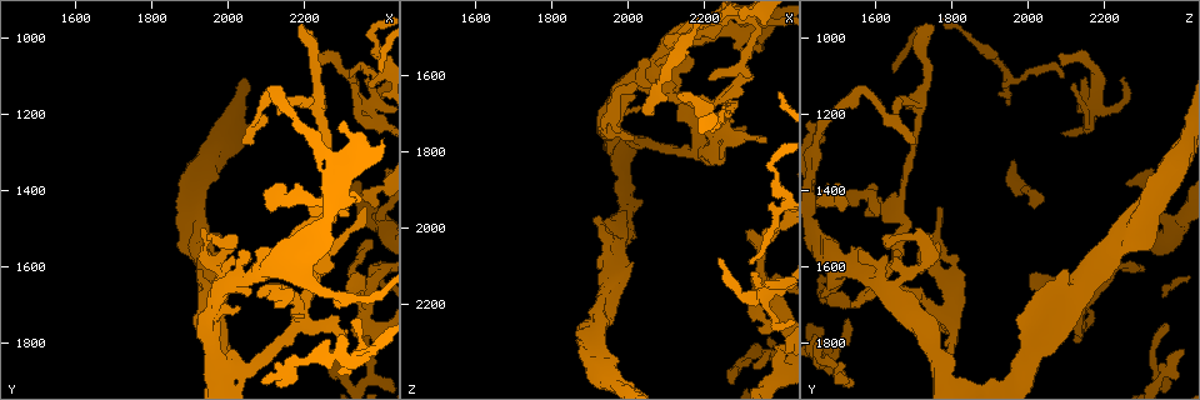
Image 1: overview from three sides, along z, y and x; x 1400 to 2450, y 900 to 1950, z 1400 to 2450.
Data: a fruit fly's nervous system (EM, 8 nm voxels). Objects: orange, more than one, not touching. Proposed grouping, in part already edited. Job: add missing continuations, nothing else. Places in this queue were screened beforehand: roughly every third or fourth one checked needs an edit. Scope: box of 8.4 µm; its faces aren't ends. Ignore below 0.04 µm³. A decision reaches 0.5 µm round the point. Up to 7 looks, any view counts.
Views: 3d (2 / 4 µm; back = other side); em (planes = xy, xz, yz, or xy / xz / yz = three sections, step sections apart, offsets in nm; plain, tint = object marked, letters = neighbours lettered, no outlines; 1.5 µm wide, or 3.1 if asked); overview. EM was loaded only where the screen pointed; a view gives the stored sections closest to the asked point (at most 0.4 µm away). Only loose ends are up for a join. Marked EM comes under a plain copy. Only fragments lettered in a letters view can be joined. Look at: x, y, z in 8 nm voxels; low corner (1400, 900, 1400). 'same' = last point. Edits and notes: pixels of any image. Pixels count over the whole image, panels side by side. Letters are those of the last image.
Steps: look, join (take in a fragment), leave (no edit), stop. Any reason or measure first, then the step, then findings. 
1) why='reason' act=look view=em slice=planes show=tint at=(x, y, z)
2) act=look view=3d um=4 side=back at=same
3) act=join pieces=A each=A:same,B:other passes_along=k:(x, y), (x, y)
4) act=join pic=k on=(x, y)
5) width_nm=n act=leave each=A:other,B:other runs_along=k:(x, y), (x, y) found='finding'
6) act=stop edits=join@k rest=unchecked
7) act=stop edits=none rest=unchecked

why='branch stops here' act=look view=3d um=4 at=(2240, 1040, 2080)

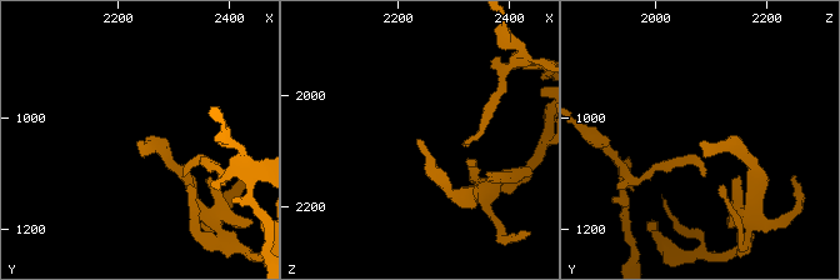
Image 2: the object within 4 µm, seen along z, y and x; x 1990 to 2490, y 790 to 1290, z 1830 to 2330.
why='shape alone is not enough' act=look view=em slice=planes show=letters at=(2235, 1040, 2080)

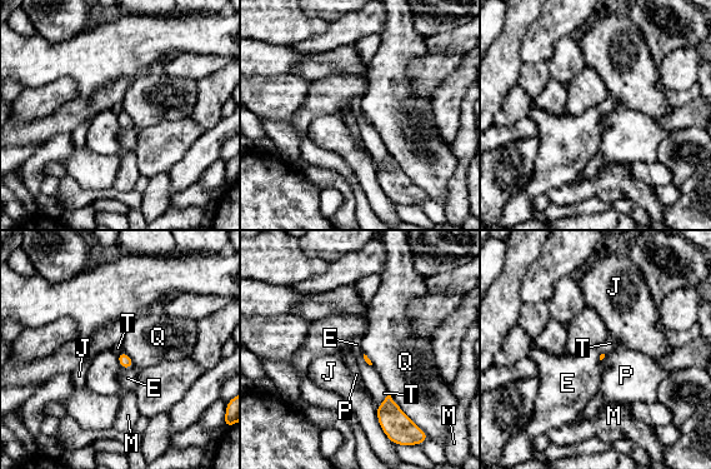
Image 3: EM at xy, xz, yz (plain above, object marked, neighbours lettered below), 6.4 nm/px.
act=leave each=E:other,J:other,M:other,P:other,Q:other,T:other border=3:(389, 394), (376, 407) found='none of them fits'

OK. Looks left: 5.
why='an open end' act=look view=em slice=planes show=letters at=(2360, 1445, 1760)

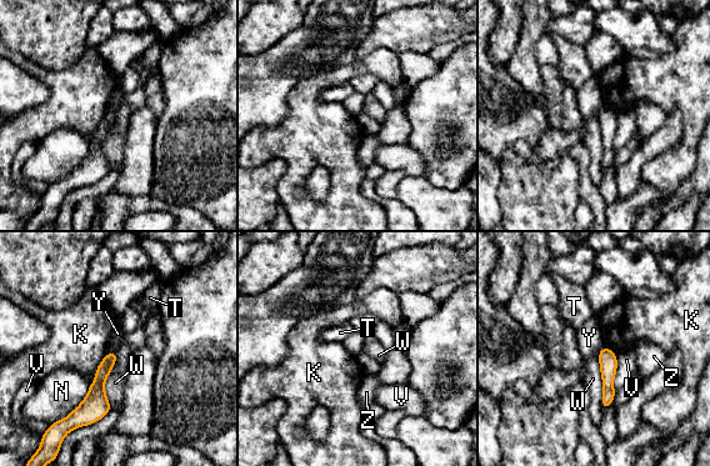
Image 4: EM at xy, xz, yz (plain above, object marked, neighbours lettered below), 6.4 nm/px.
act=leave each=K:other,N:other,T:other,V:other,W:other,Y:other,Z:other runs_along=4:(605, 350), (608, 400), (604, 405) found='no lettered fragment goes on from it'

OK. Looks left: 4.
why='an open end' act=look view=3d um=2 at=(2095, 1400, 1515)

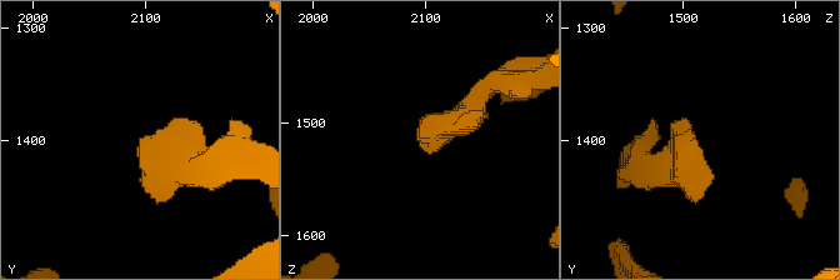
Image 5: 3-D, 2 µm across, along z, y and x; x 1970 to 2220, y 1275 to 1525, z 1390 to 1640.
why='now the EM' act=look view=em slice=xy step=8 show=letters at=(2092, 1400, 1512)

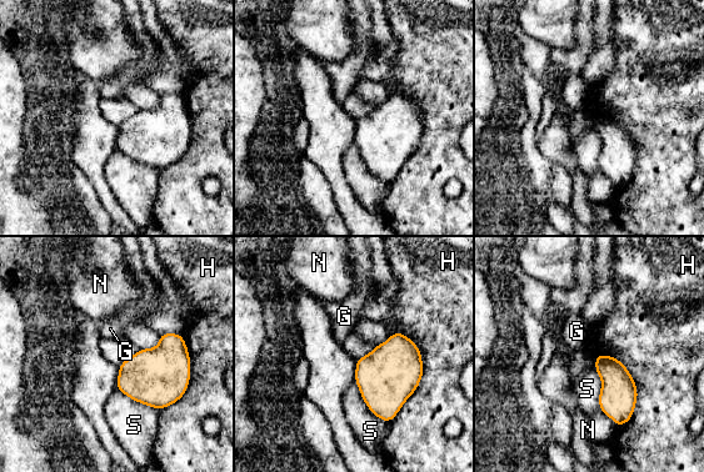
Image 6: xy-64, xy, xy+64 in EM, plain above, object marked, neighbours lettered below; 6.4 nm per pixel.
act=look view=em slice=planes show=letters at=same

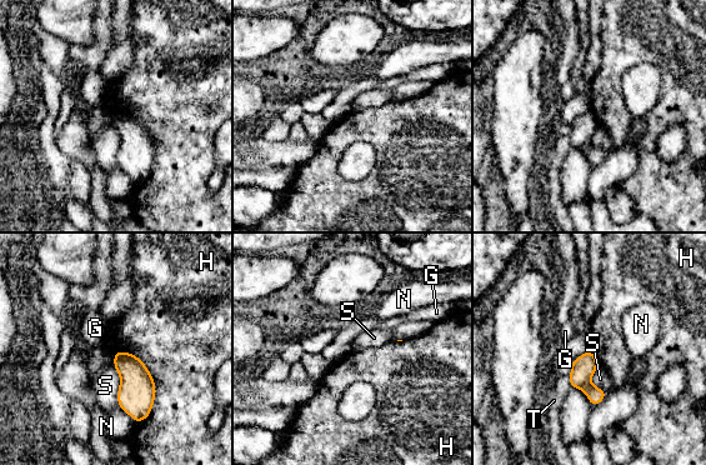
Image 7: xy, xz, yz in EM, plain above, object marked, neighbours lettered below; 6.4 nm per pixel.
act=leave each=G:other,H:other,N:other,S:other,T:other border=7:(120, 408), (135, 423) found='no lettered fragment goes on from it'

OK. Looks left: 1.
act=stop edits=none rest=unchecked

